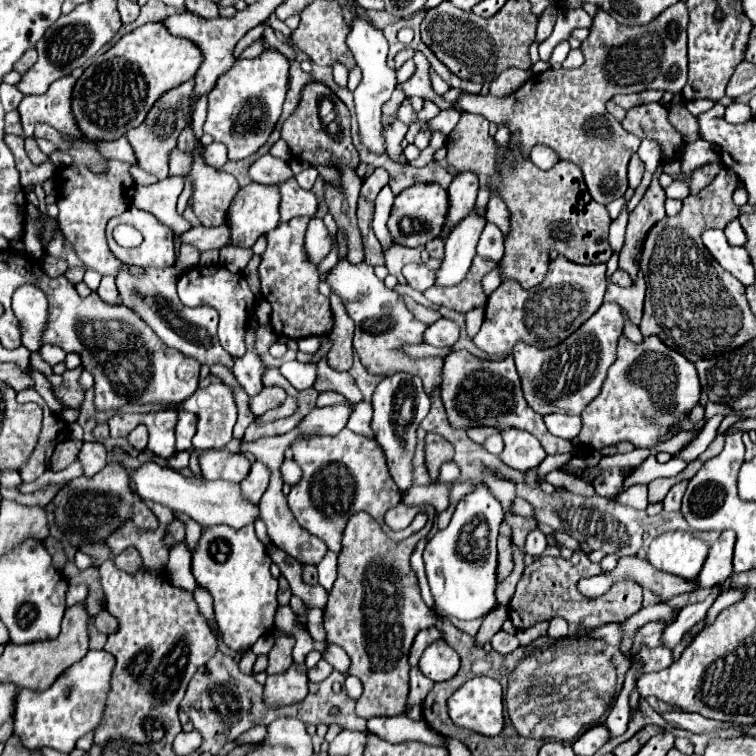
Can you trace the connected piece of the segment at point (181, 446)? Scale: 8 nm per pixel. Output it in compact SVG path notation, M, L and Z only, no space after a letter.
M180 410L178 412L178 424L176 424L176 446L178 446L178 450L190 450L192 448L194 432L196 432L196 416Z

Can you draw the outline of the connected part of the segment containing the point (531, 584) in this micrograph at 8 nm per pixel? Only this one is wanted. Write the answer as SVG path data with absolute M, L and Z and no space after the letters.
M574 552L570 560L564 560L562 556L558 558L534 558L534 562L524 570L516 592L510 600L510 620L514 628L526 630L532 628L534 624L550 618L564 618L570 626L590 626L596 628L600 624L610 624L610 622L622 622L636 614L642 608L642 588L634 580L620 580L616 582L606 594L598 598L586 598L578 592L576 582L580 578L590 578L598 576L604 572L598 564L590 562L590 558L584 552Z

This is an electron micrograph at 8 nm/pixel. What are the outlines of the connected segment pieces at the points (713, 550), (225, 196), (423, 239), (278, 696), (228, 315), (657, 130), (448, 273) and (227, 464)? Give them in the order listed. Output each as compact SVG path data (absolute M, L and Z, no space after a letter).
M724 530L720 538L710 546L710 554L698 576L702 588L712 588L714 584L726 582L732 574L732 554L734 554L736 532Z
M192 126L184 128L184 132L180 134L178 138L178 148L184 150L184 152L194 152L194 166L192 166L192 172L190 172L190 178L194 182L194 194L192 194L192 200L194 200L194 214L198 216L198 220L204 224L204 226L222 226L226 224L226 218L228 218L228 206L232 202L232 198L236 196L236 192L240 190L236 178L232 174L226 174L226 172L218 172L210 166L204 164L202 160L202 146L196 144L194 136L192 136Z
M414 184L396 196L388 228L396 244L410 248L424 246L426 242L440 236L446 216L448 216L448 190L444 190L440 184Z
M292 664L282 674L268 676L264 684L264 704L270 708L290 706L308 694L308 678L306 678L306 666L304 664Z
M196 266L184 272L178 280L178 296L186 306L212 306L220 314L218 336L224 350L228 350L234 358L244 356L244 328L248 326L248 316L254 310L254 294L248 288L248 282L240 274L228 272L224 266Z
M642 104L626 112L626 118L622 120L624 130L638 138L652 138L658 140L664 148L664 160L674 158L674 148L682 144L682 136L670 126L668 112L662 104Z
M474 206L472 212L456 224L456 228L450 232L446 246L444 246L444 260L438 268L436 286L456 286L464 280L472 258L476 256L476 244L480 238L480 232L486 226L486 216L476 212Z
M204 450L198 456L202 478L206 480L230 480L230 482L242 482L250 472L250 462L244 458L244 454L234 454L228 450Z

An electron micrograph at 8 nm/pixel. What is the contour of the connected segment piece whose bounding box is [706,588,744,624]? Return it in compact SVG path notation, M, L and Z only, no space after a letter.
M732 588L732 590L724 590L720 596L718 596L718 600L712 604L712 608L708 610L708 614L706 614L706 620L708 620L708 624L712 624L714 622L714 618L724 610L724 608L728 608L728 606L732 606L732 604L736 604L736 602L740 602L744 598L744 588Z

